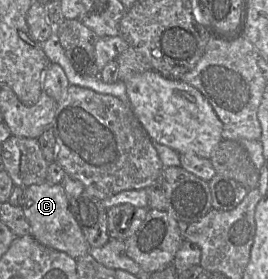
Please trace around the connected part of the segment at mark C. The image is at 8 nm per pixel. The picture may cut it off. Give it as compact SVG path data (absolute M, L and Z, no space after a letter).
M44 182L26 187L22 209L30 225L30 235L39 243L74 259L89 254L91 247L69 209L69 198L62 184Z

